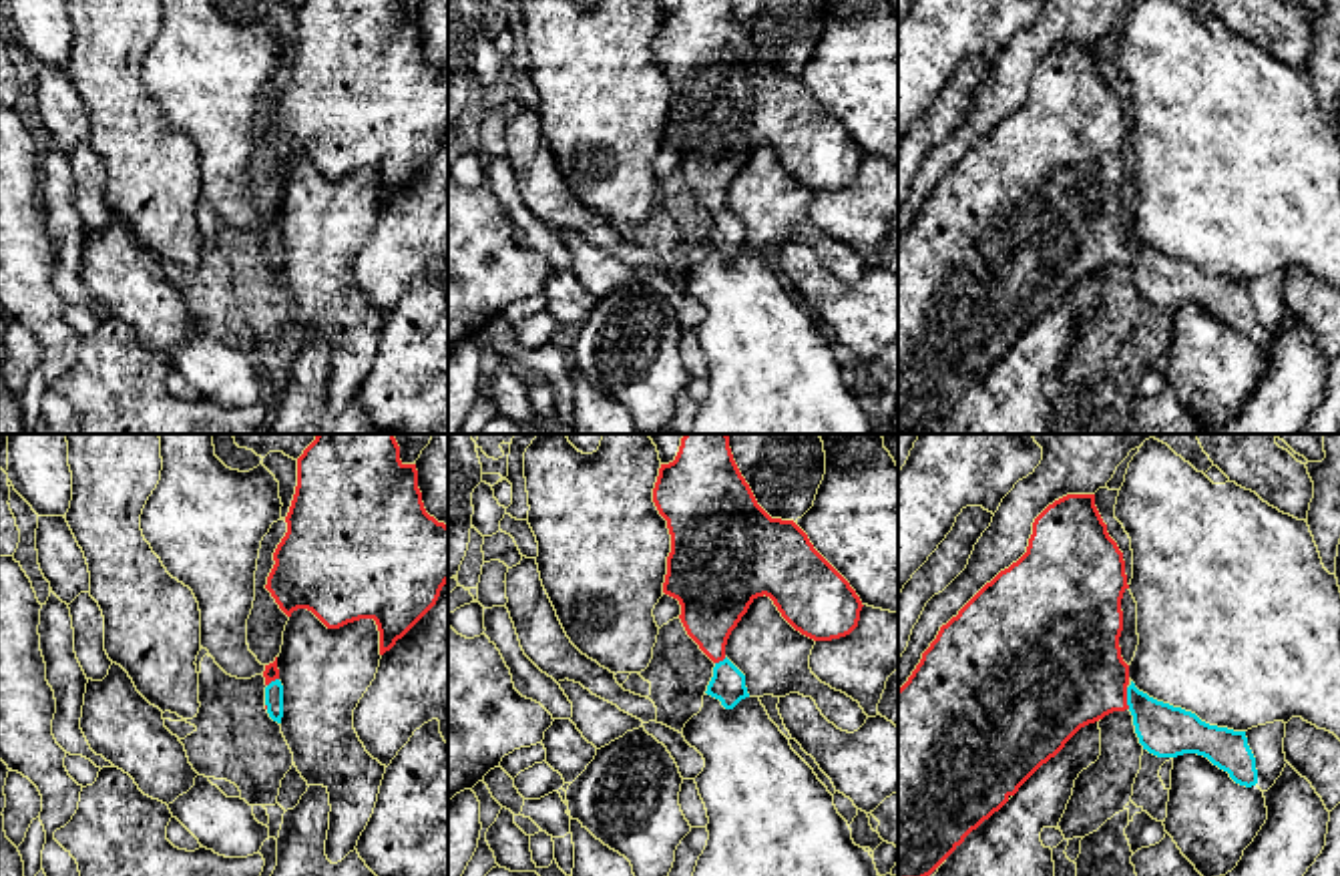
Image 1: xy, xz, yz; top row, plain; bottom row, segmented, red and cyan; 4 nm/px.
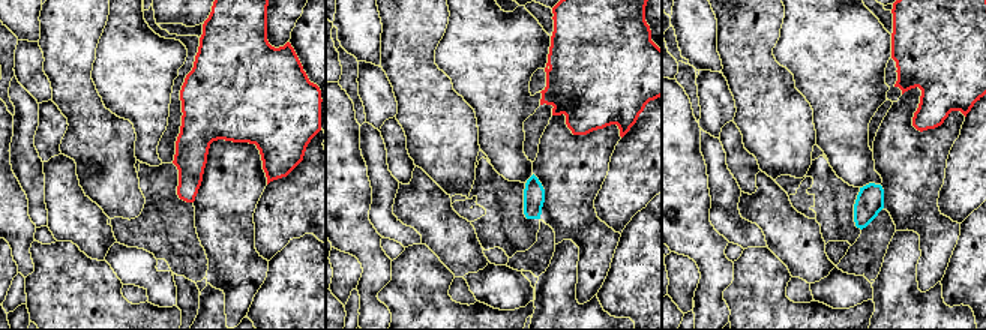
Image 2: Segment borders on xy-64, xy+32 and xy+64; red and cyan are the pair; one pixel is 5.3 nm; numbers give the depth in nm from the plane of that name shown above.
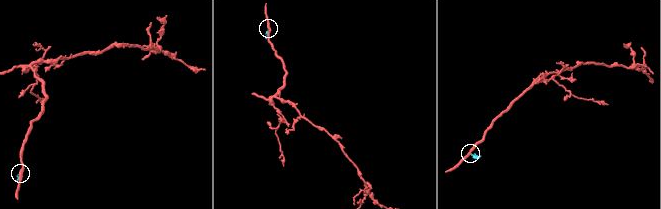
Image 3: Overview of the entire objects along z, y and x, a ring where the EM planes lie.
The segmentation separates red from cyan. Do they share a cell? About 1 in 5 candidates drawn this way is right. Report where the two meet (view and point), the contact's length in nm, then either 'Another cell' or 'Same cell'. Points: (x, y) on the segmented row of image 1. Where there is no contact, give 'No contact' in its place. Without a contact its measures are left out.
Touches red at yz (1126, 698). Shared border 90 nm. Same cell

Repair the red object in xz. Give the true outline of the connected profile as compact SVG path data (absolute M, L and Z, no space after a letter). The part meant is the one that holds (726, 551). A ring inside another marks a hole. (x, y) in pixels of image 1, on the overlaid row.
M685 434L675 460L659 468L653 502L671 534L663 593L679 601L687 635L715 663L705 693L725 709L749 697L745 675L725 657L725 645L757 597L769 597L781 617L814 641L840 639L858 627L864 605L856 591L794 520L771 518L757 504L727 434Z

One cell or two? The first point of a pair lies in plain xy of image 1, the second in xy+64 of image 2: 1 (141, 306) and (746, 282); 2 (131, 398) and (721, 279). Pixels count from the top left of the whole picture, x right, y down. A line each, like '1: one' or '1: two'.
1: two
2: two

